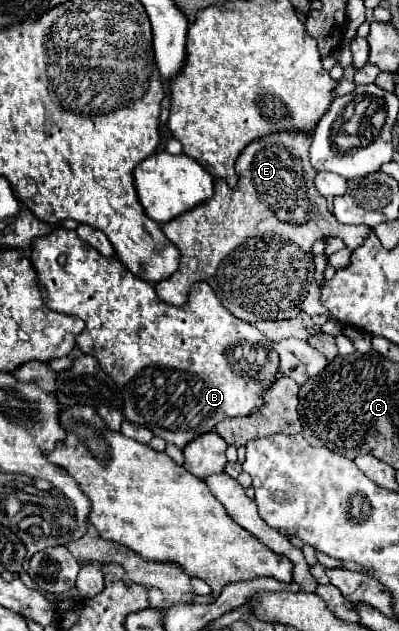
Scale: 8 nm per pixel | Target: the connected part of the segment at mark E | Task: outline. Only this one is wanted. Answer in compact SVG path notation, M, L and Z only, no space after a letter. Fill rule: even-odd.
M289 130L267 134L255 142L249 142L235 162L239 176L237 190L229 188L227 182L219 182L217 178L215 198L211 198L211 202L203 202L203 206L195 206L195 210L187 210L187 214L163 224L163 234L179 248L181 254L177 272L155 284L155 292L163 302L183 306L191 286L195 282L207 282L215 290L221 304L235 318L245 322L287 320L301 312L301 302L307 296L307 288L315 272L311 256L313 242L321 240L323 236L339 236L349 250L355 250L371 232L367 226L343 226L329 212L325 198L313 186L317 172L309 162L309 146L311 134Z

